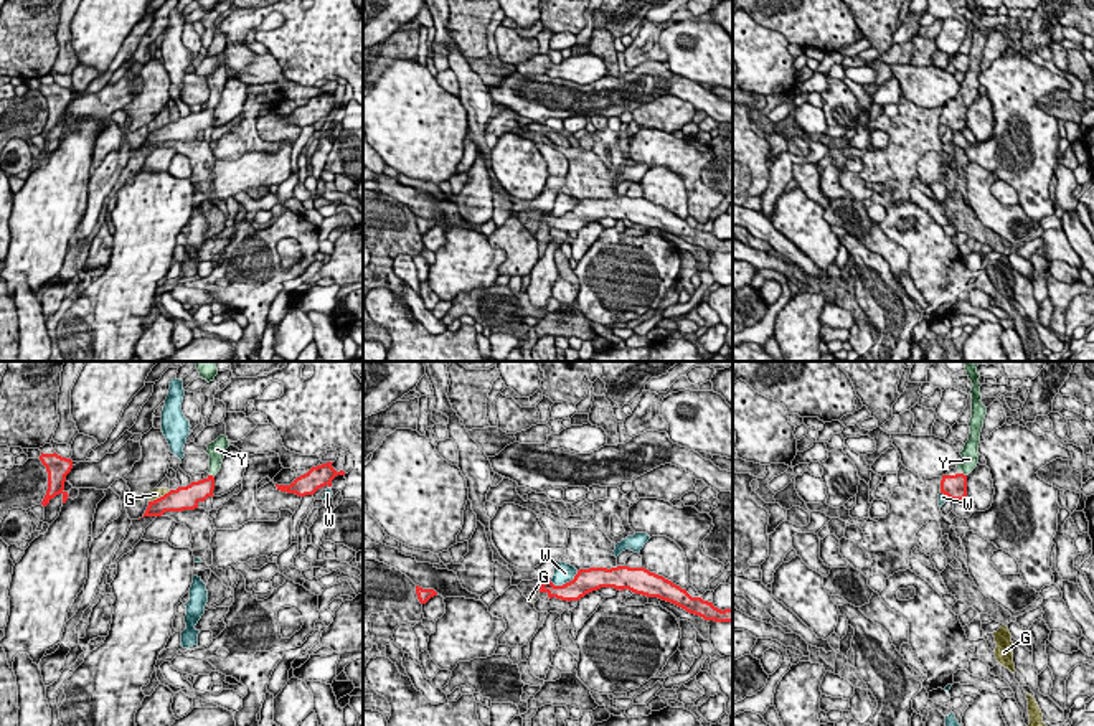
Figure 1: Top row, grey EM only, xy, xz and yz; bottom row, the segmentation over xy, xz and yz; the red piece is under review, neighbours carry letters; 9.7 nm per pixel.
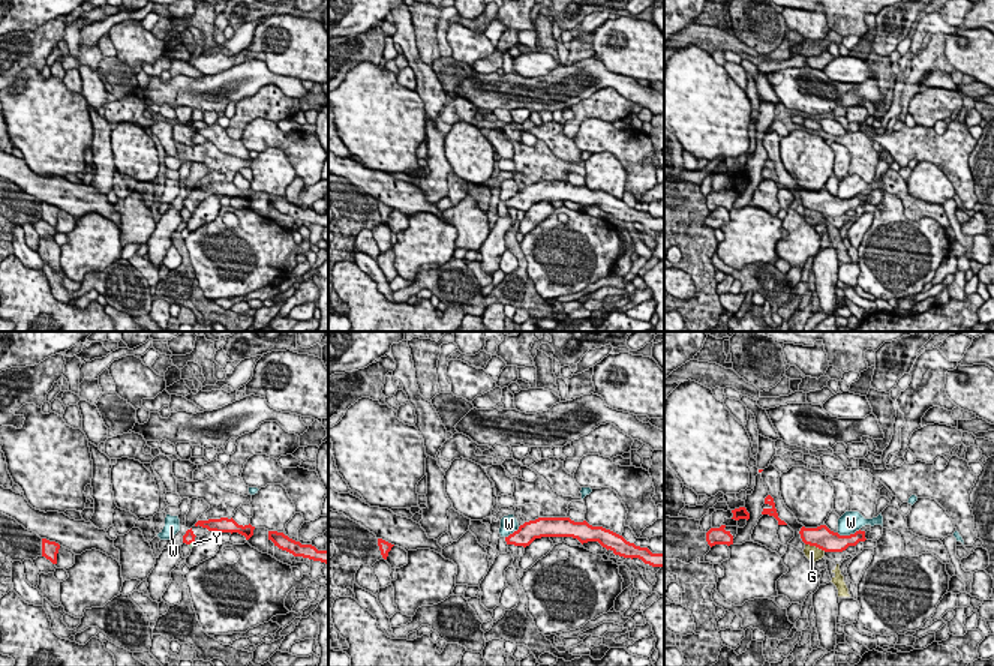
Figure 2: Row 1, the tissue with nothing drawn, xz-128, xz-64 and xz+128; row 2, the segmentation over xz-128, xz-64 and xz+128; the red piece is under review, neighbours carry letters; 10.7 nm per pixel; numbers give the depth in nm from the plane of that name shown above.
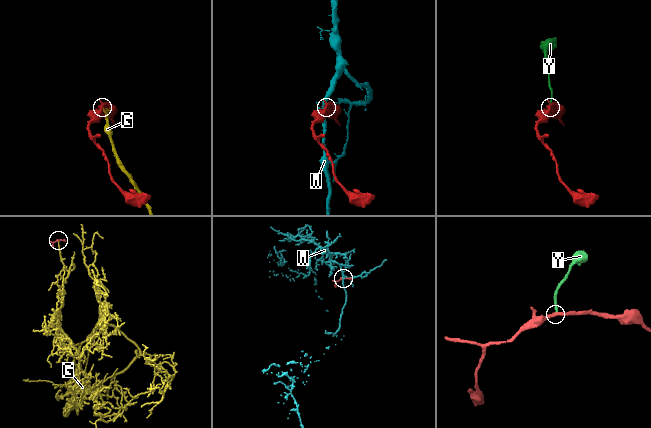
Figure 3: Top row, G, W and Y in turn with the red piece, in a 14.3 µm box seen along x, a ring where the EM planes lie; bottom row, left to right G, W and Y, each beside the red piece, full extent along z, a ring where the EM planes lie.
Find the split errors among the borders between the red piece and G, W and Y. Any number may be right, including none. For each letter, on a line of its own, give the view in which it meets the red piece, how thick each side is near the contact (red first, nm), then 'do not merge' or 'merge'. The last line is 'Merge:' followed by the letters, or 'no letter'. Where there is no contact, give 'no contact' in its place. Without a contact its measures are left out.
G: xy | 220/100 nm | do not merge
W: xz | 240/190 nm | do not merge
Y: xy | 200/170 nm | merge
Merge: Y

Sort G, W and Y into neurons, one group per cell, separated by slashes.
G / W / Y

